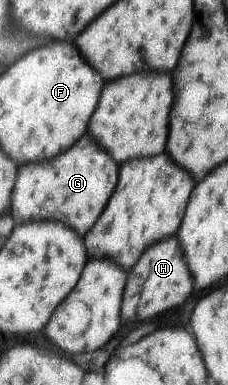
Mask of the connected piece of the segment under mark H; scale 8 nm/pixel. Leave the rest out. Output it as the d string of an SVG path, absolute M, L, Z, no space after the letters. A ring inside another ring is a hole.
M177 236L163 238L161 242L155 242L137 260L137 264L127 274L127 286L123 294L123 308L121 316L127 322L137 320L149 320L159 316L163 310L177 308L183 304L193 292L193 276L189 274L189 266L185 262L185 254L181 250L181 244Z

